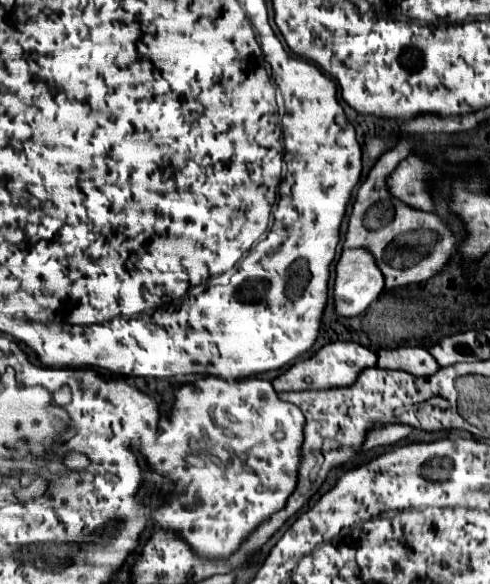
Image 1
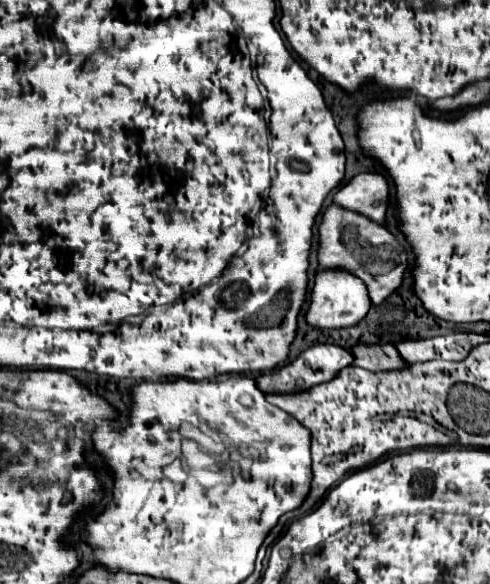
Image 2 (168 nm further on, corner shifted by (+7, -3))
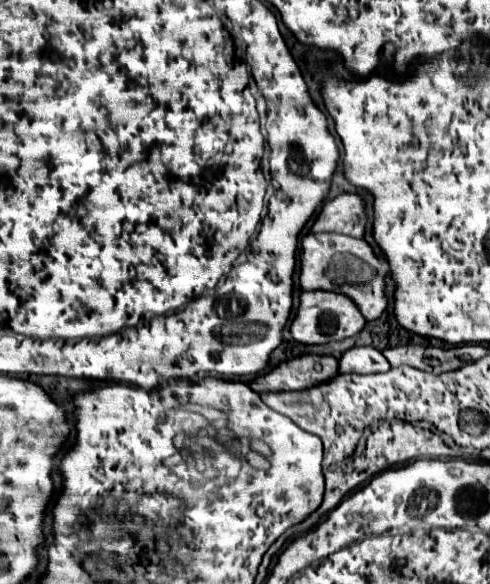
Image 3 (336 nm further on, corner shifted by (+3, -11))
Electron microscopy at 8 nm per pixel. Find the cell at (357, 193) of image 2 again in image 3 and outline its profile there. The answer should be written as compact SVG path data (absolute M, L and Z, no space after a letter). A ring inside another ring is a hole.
M340 194L326 202L310 232L338 232L364 238L368 226L366 200L360 194Z

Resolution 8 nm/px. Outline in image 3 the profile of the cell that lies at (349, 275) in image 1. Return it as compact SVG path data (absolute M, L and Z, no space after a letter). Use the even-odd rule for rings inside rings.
M310 290L300 294L298 314L292 322L292 336L296 342L302 344L328 344L332 340L344 340L358 334L366 324L360 308L344 294L326 292L326 290Z

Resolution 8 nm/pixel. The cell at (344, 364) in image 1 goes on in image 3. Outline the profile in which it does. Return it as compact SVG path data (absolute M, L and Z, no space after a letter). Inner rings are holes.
M302 354L298 358L278 364L272 372L258 376L250 382L250 388L262 392L286 392L314 388L332 380L338 374L338 360L334 356Z

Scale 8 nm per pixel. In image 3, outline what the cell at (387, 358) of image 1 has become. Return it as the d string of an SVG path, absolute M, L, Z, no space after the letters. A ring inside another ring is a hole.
M356 346L342 354L340 372L346 374L376 374L376 372L388 372L390 362L384 358L384 354L372 346Z

